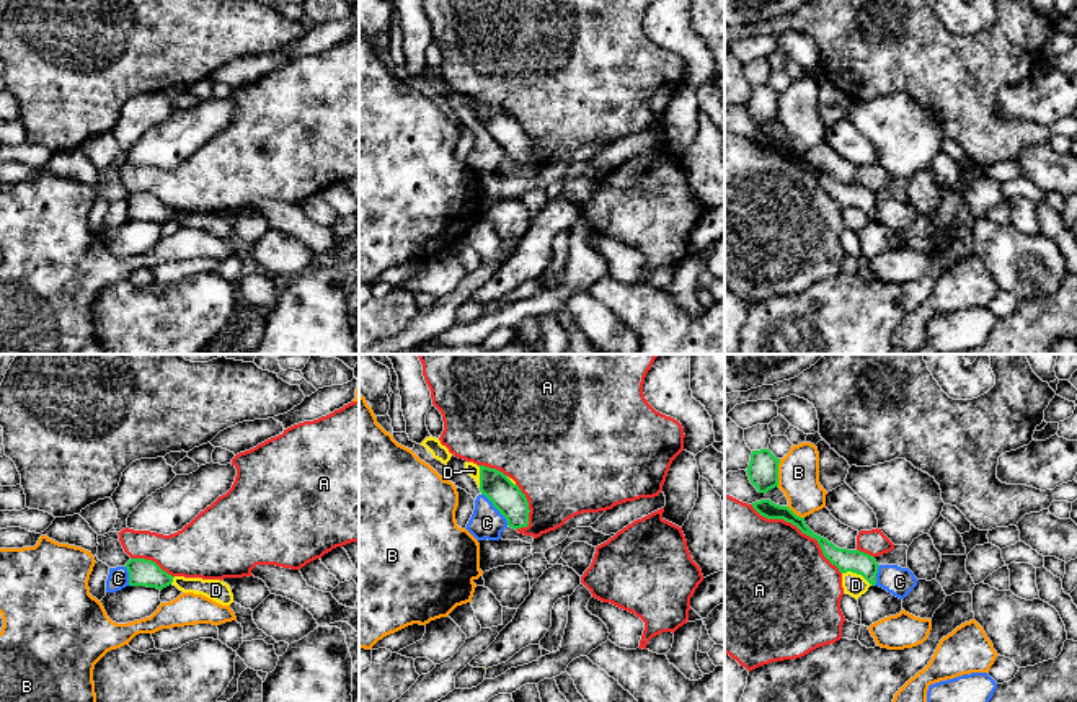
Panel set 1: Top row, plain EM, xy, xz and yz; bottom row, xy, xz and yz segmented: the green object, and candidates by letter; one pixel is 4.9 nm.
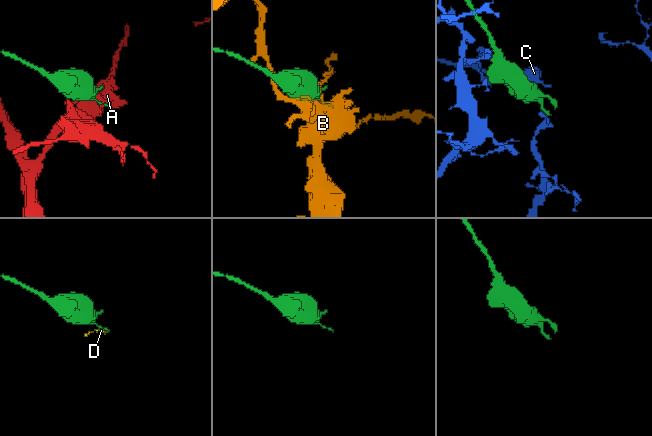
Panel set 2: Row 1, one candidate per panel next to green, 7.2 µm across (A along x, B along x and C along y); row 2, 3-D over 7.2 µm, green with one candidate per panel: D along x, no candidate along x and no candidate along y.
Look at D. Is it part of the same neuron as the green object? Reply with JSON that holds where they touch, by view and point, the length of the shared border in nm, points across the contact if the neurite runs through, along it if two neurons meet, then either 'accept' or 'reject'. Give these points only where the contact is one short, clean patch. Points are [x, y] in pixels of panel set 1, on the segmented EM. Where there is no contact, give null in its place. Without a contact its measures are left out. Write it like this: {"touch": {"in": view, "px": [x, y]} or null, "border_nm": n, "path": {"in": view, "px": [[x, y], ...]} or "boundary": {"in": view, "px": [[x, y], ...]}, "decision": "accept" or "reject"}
{"touch": {"in": "yz", "px": [857, 573]}, "border_nm": 170, "boundary": {"in": "yz", "px": [[842, 572], [860, 573], [872, 585]]}, "decision": "reject"}

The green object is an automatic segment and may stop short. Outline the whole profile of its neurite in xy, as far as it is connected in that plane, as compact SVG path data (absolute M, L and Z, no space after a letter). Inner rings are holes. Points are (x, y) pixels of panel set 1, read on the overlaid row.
M131 558L126 563L131 586L147 586L163 589L173 583L171 575L163 571L155 562L145 558Z

